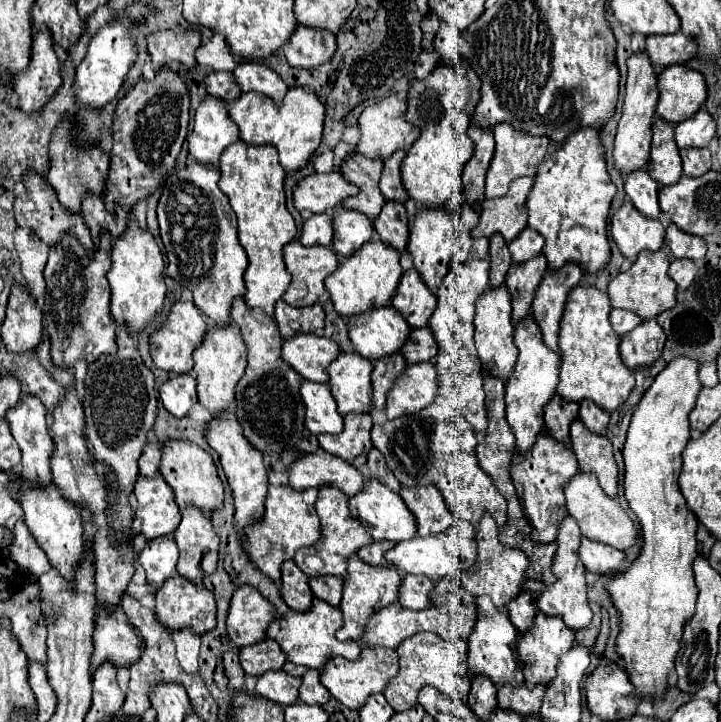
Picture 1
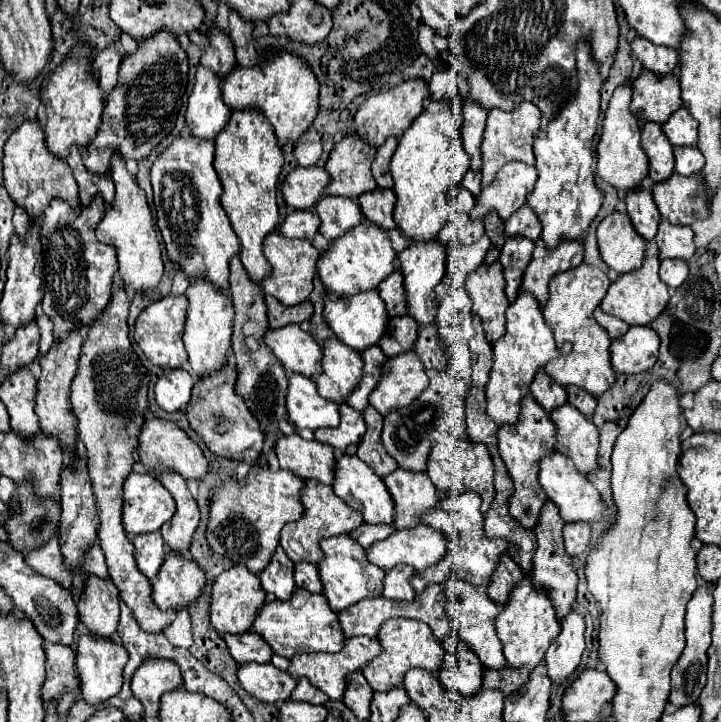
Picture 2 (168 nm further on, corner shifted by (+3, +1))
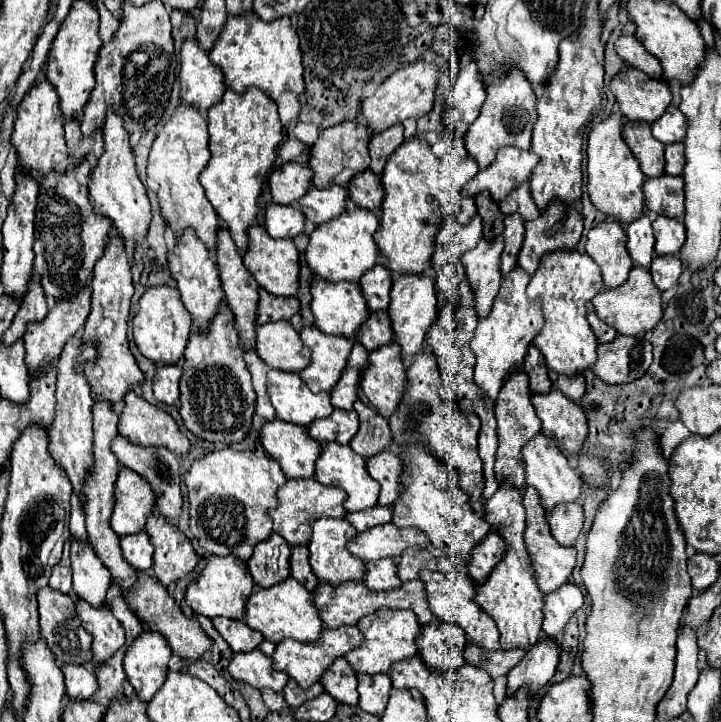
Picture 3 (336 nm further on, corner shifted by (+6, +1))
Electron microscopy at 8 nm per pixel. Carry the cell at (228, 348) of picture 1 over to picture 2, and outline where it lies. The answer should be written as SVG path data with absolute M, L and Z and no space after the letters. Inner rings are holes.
M191 280L187 298L189 298L189 310L187 310L187 320L185 320L183 342L185 342L185 350L189 354L189 364L195 372L195 376L205 378L205 376L229 366L235 312L233 312L229 294L217 292L211 284L205 284L205 280Z

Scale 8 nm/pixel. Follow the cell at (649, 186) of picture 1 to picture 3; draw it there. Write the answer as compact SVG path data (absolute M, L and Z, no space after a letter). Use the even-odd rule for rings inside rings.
M648 212L626 226L628 234L628 254L634 260L636 266L648 268L654 258L654 232L652 232L652 220Z

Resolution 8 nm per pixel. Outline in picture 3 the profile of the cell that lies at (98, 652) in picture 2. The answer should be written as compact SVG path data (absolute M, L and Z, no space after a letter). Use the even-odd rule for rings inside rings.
M74 598L74 600L82 626L94 636L92 642L94 664L100 664L124 644L124 628L122 624L118 624L108 604L104 604L102 608L94 608L82 598Z

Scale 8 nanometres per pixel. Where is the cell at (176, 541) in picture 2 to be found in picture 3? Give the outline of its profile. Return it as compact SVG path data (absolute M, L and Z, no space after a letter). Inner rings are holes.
M116 436L112 440L112 452L116 454L118 462L134 472L138 472L154 490L156 494L156 510L168 518L168 520L176 520L180 516L182 510L182 494L180 494L180 464L174 452L170 452L168 448L148 448L148 446L140 446L134 444L130 440L126 440L124 436Z

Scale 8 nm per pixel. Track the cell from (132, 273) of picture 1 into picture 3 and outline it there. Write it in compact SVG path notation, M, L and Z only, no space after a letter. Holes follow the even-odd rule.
M108 108L104 124L104 152L90 172L90 204L94 212L112 220L116 232L126 240L128 246L134 246L138 240L142 240L142 236L146 236L146 228L150 224L150 202L146 188L138 178L134 152L128 138L130 134L124 128L124 118L116 114L114 108Z

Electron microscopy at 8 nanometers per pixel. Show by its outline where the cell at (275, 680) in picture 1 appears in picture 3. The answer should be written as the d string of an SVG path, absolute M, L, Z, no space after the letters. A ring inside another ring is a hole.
M258 648L234 654L228 670L236 680L242 680L254 688L272 688L274 692L282 692L288 682L288 676L284 672L276 672L270 656Z

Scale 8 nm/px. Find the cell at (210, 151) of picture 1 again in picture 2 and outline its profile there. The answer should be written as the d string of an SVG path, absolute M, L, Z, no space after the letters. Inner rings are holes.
M197 68L197 82L189 96L185 118L189 134L201 140L215 140L229 124L231 110L221 98L221 80L207 72L207 68Z

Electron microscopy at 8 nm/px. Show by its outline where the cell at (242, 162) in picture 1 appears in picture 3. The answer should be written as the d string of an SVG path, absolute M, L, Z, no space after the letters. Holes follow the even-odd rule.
M226 88L222 100L208 110L208 132L212 158L198 178L206 190L206 198L212 202L218 216L230 230L240 252L244 252L248 244L246 228L258 214L256 200L262 192L262 182L274 164L276 148L282 140L282 124L276 104L258 88L248 88L242 94Z

